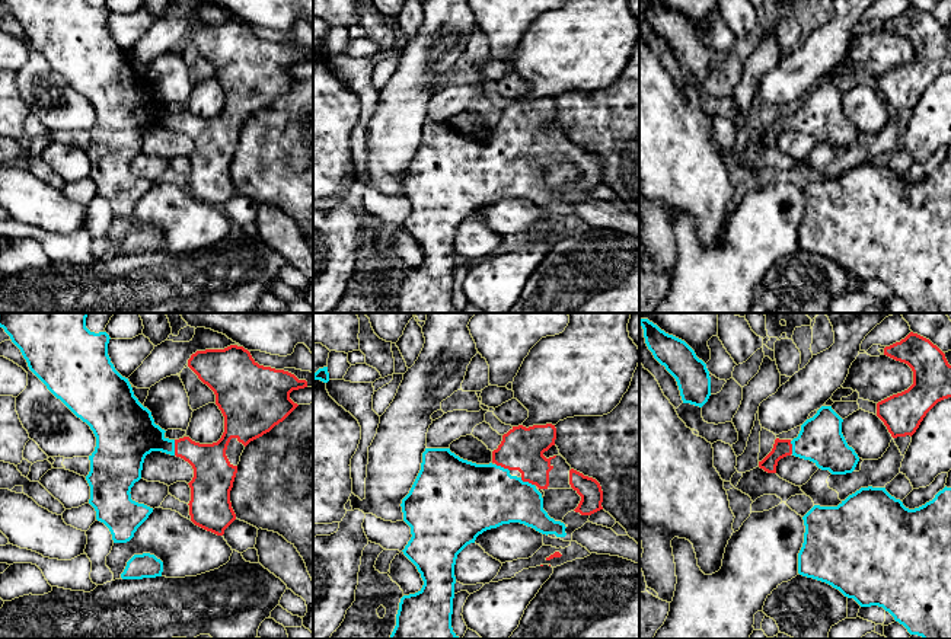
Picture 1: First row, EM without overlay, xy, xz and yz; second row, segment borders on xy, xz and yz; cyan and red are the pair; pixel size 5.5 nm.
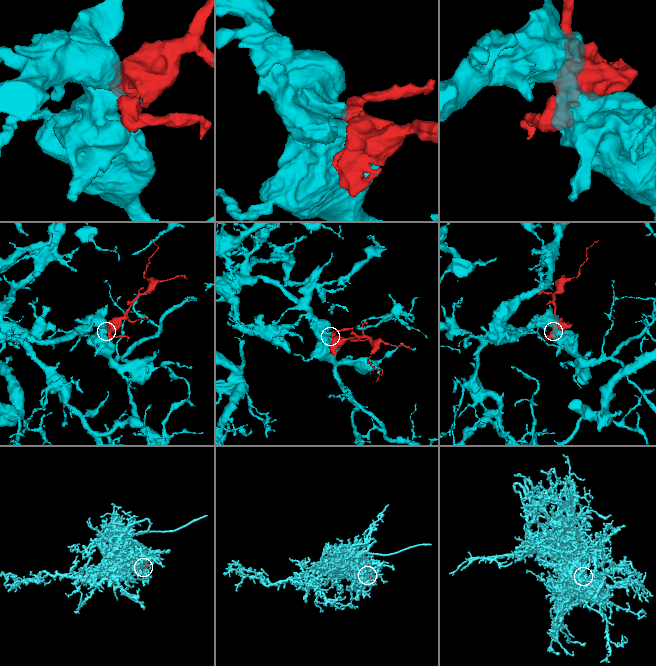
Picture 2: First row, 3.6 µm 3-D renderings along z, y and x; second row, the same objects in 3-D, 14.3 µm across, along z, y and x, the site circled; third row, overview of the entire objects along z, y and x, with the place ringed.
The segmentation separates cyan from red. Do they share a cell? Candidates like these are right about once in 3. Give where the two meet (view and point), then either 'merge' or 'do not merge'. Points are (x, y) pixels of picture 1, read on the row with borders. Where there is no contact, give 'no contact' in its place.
contact xy (174, 447); merge

